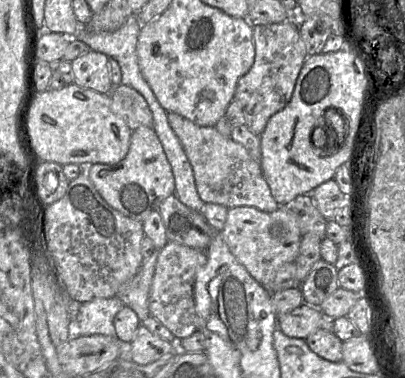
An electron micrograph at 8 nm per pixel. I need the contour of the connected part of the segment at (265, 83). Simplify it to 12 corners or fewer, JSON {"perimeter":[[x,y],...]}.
{"perimeter":[[294,16],[253,25],[234,99],[258,136],[308,57]]}

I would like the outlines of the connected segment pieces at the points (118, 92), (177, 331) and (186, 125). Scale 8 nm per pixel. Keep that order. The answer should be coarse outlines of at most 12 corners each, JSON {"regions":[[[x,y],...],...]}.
{"regions":[[[120,84],[109,94],[113,111],[133,131],[153,128],[145,98]],[[168,241],[149,313],[176,340],[199,331],[194,302],[205,251]],[[167,117],[204,203],[280,207],[260,163],[214,126]]]}

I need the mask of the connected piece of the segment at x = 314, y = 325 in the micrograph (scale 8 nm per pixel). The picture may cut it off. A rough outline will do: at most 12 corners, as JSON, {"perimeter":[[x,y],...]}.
{"perimeter":[[303,303],[277,317],[288,337],[306,339],[323,313]]}

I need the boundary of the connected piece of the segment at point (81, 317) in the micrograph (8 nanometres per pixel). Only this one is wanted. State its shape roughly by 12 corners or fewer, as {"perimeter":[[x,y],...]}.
{"perimeter":[[121,298],[80,304],[69,324],[69,338],[115,337]]}

